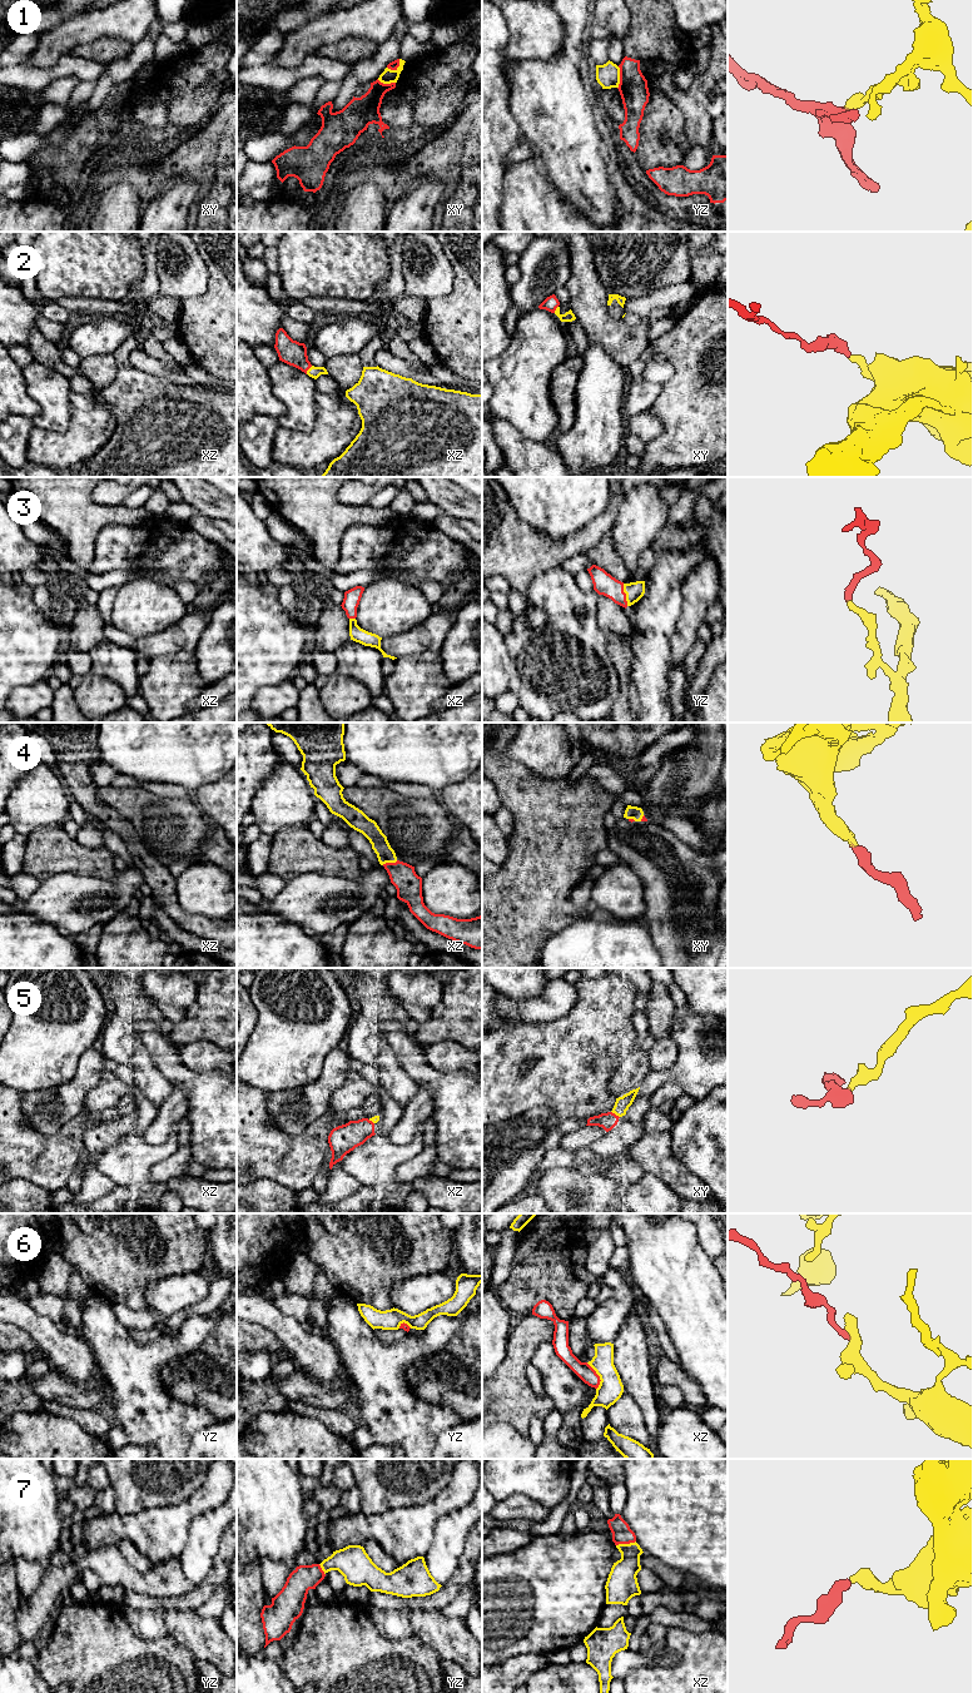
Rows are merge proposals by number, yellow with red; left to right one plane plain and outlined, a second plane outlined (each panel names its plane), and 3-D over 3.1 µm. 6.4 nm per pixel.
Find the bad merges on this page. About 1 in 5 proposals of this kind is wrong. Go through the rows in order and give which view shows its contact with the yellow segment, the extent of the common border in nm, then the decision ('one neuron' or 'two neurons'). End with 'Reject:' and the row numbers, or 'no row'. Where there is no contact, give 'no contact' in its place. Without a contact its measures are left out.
1: contact in yz; length 140 nm; two neurons
2: contact in xz; length 70 nm; one neuron
3: contact in yz; length 150 nm; one neuron
4: contact in xz; length 110 nm; one neuron
5: contact in xy; length 70 nm; one neuron
6: contact in xz; length 190 nm; one neuron
7: contact in xz; length 130 nm; one neuron
Reject: 1

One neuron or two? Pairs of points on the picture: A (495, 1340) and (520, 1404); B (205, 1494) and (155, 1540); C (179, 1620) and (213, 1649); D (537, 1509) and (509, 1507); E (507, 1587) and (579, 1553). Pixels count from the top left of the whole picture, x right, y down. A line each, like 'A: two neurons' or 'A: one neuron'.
A: two neurons
B: one neuron
C: one neuron
D: one neuron
E: one neuron

